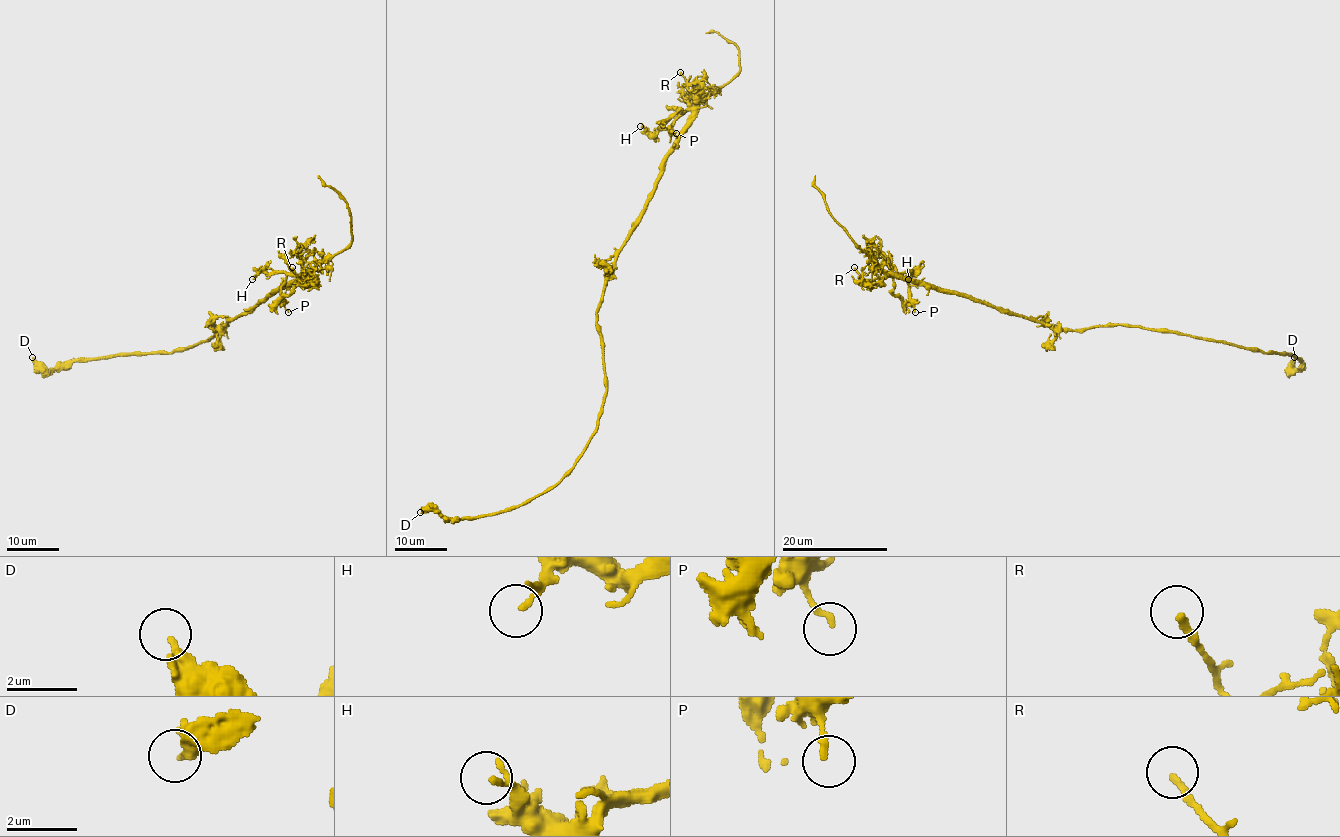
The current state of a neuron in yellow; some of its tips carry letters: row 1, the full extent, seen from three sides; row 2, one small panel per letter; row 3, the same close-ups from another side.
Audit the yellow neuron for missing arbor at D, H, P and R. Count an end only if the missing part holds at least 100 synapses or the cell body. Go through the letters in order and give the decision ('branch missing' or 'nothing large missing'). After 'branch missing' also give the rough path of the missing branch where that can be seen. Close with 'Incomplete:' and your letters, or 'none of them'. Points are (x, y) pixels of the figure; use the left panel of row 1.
D: nothing large missing
H: nothing large missing
P: nothing large missing
R: nothing large missing
Incomplete: none of them

